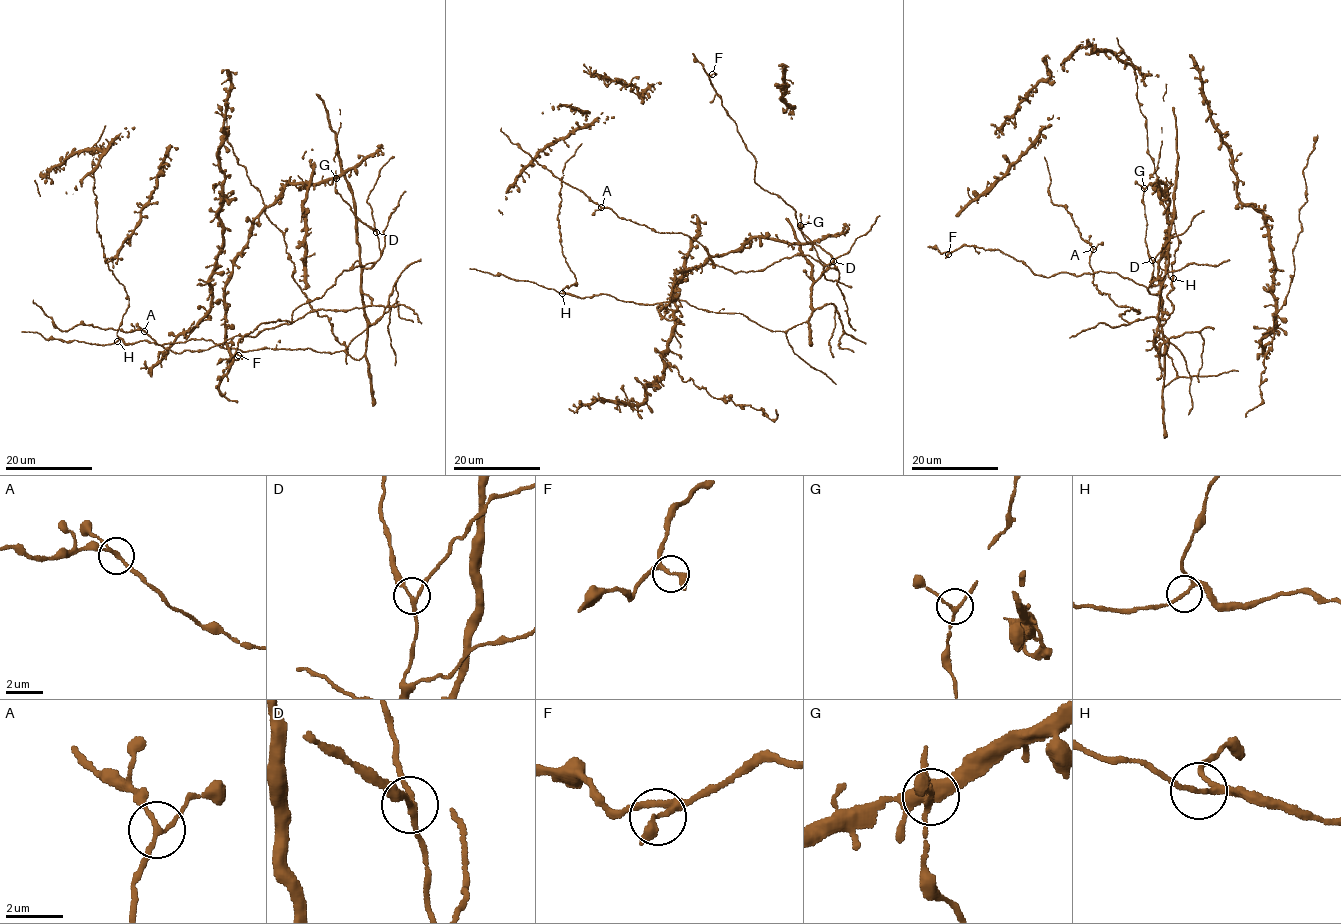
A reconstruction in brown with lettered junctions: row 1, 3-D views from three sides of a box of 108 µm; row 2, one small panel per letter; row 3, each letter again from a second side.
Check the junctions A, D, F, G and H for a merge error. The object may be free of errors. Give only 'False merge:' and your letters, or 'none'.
False merge: none

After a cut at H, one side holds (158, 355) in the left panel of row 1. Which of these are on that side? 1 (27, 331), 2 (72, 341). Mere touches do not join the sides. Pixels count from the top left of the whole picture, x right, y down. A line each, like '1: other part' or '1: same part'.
1: other part
2: other part

